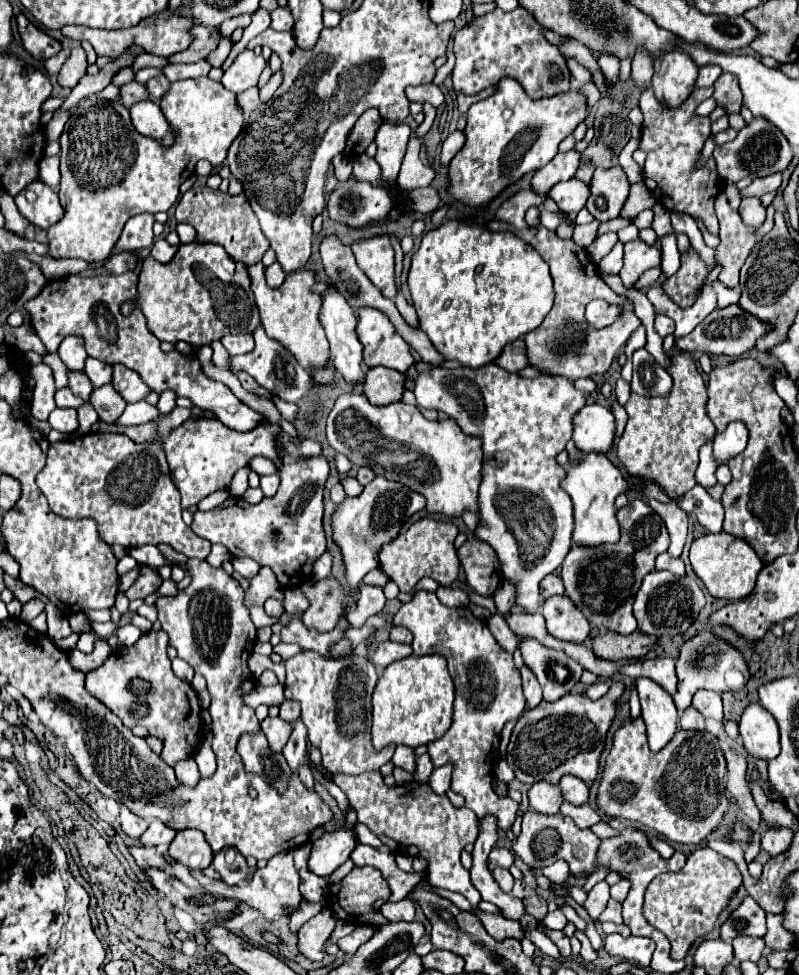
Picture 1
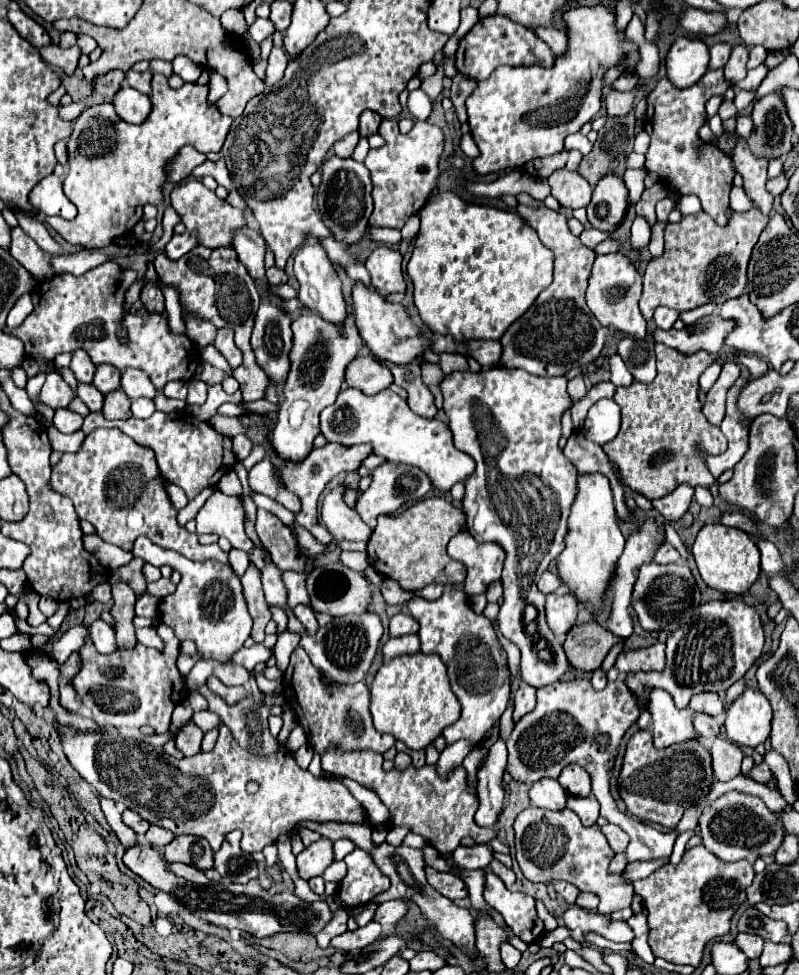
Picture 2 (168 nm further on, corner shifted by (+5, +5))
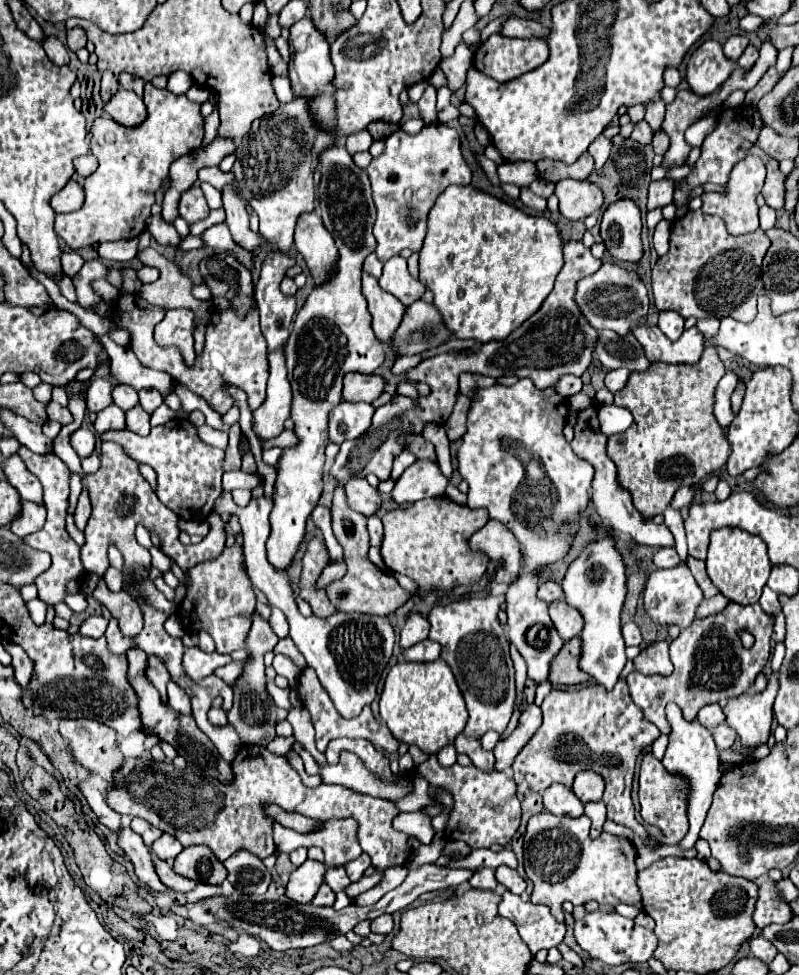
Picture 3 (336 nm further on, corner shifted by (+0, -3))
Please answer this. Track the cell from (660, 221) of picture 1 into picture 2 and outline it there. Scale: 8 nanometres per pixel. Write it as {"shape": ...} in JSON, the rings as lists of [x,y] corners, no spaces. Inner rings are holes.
{"shape":[[[729,210],[729,214],[731,222],[727,226],[719,226],[705,212],[683,216],[677,224],[667,224],[665,252],[659,258],[651,258],[643,276],[643,298],[639,308],[645,320],[653,318],[657,306],[668,306],[681,313],[709,302],[723,304],[745,292],[751,250],[767,224],[767,216],[759,210],[741,214]]]}

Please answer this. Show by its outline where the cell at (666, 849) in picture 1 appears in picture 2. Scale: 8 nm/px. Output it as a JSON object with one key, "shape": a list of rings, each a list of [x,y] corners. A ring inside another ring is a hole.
{"shape":[[[577,676],[577,678],[559,680],[555,684],[539,688],[535,710],[531,714],[525,714],[515,724],[511,736],[507,738],[507,750],[509,750],[507,772],[517,782],[533,784],[541,778],[559,778],[561,770],[567,764],[579,764],[585,770],[589,770],[591,780],[593,780],[593,796],[601,804],[601,816],[607,818],[607,822],[621,826],[631,836],[631,842],[625,850],[629,862],[671,856],[677,836],[685,830],[697,828],[697,820],[703,814],[703,810],[709,806],[709,802],[719,798],[723,792],[731,790],[729,782],[713,780],[715,784],[709,786],[709,792],[703,800],[703,804],[687,810],[687,814],[683,816],[679,826],[671,832],[659,832],[653,826],[621,812],[611,796],[611,788],[609,788],[611,774],[609,772],[615,764],[619,744],[621,744],[625,732],[631,728],[631,724],[635,724],[639,720],[639,714],[641,714],[641,708],[633,700],[633,694],[627,690],[623,680],[609,682],[601,692],[597,692],[597,690],[593,690],[593,686],[587,678]]]}

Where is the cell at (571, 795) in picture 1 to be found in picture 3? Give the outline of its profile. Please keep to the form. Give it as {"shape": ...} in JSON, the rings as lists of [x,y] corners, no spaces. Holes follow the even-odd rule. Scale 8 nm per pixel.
{"shape":[[[580,772],[574,778],[574,786],[572,792],[576,794],[576,798],[580,798],[580,802],[596,802],[602,798],[604,792],[604,780],[602,776],[598,776],[596,772]]]}

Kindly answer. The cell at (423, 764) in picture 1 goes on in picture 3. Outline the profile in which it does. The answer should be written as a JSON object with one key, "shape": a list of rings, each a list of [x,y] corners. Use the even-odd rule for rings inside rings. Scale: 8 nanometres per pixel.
{"shape":[[[448,744],[448,746],[444,746],[438,754],[436,754],[436,758],[438,758],[438,762],[440,762],[440,766],[444,766],[444,768],[448,768],[448,766],[452,766],[452,764],[456,764],[456,750],[454,750],[454,746],[452,744]]]}

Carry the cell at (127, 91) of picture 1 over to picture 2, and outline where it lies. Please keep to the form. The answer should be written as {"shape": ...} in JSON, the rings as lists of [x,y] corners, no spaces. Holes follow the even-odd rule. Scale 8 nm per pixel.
{"shape":[[[113,70],[113,72],[107,72],[107,74],[97,76],[97,78],[93,80],[93,88],[95,88],[101,96],[105,96],[107,102],[111,102],[113,96],[117,94],[117,90],[121,88],[123,80],[125,80],[125,74],[119,72],[119,70]]]}

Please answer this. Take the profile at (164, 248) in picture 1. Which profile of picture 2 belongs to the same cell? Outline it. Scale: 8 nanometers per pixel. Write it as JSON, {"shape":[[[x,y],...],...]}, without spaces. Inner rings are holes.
{"shape":[[[185,232],[185,234],[175,234],[171,238],[171,242],[165,246],[165,254],[171,260],[177,260],[179,256],[187,254],[189,250],[193,250],[195,246],[199,246],[199,238],[195,232]]]}

